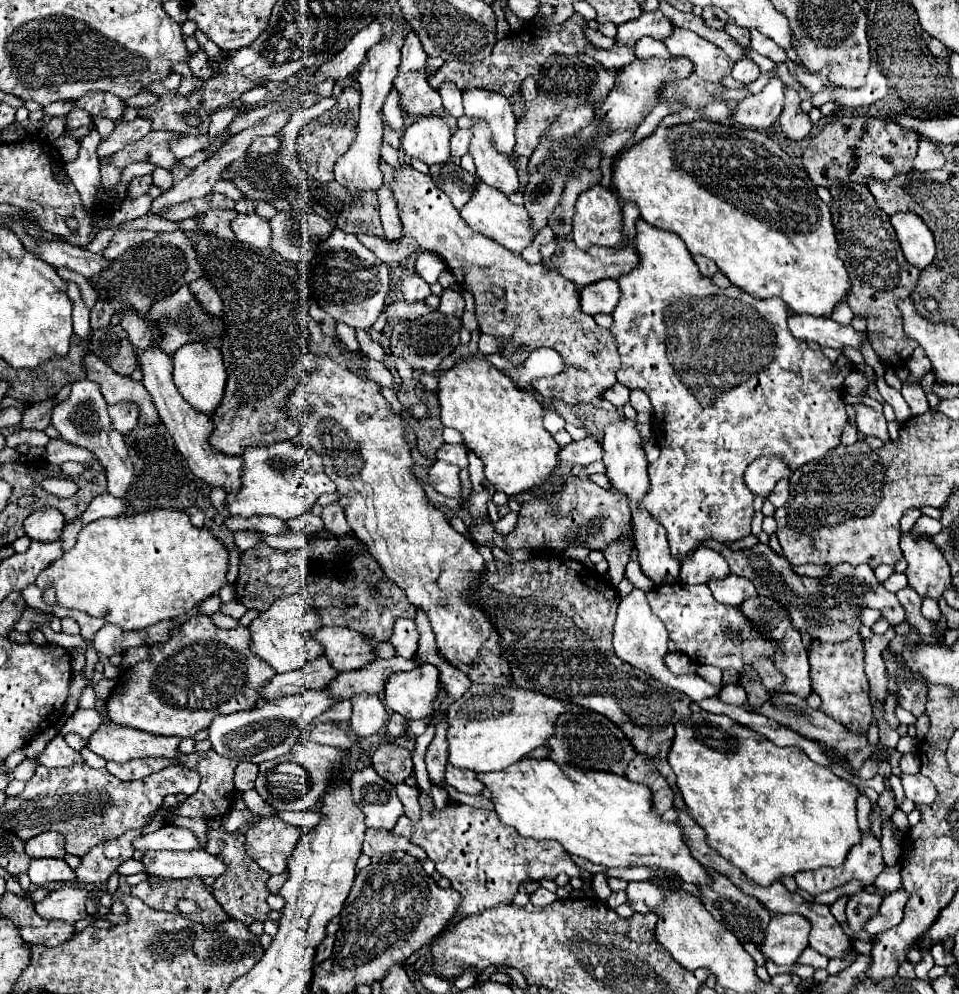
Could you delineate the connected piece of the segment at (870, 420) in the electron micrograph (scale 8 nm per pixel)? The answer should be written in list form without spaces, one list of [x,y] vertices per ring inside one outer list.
[[[855,405],[855,411],[857,411],[857,429],[863,433],[863,435],[873,435],[877,439],[881,439],[883,443],[889,443],[891,437],[889,437],[889,431],[887,431],[887,421],[883,417],[883,413],[879,411],[873,411],[871,407],[865,407],[865,405]]]

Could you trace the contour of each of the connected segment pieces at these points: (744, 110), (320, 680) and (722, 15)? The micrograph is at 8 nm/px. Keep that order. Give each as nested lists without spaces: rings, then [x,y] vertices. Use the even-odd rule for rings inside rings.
[[[775,77],[771,79],[761,93],[751,95],[751,99],[743,99],[735,107],[733,119],[745,127],[753,129],[767,129],[771,127],[783,109],[785,103],[785,83]]]
[[[321,655],[313,661],[307,661],[297,671],[275,675],[271,679],[271,683],[267,683],[267,687],[263,687],[263,697],[279,699],[279,697],[303,693],[303,691],[309,691],[309,689],[327,687],[337,675],[339,675],[339,671],[335,671],[331,667],[331,663],[327,661],[327,657]]]
[[[705,7],[701,17],[703,17],[703,19],[707,21],[707,25],[713,27],[713,29],[723,29],[725,23],[727,23],[727,19],[729,19],[727,13],[725,13],[723,9],[719,9],[719,7]]]

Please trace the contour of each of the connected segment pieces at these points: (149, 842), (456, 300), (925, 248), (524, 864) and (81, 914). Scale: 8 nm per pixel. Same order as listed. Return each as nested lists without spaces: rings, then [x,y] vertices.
[[[167,825],[155,833],[147,833],[139,839],[135,839],[133,847],[143,849],[143,851],[151,851],[151,849],[167,849],[167,851],[195,851],[197,849],[197,851],[205,851],[207,843],[199,841],[195,837],[195,833],[191,833],[189,829]]]
[[[443,289],[439,311],[443,311],[445,315],[463,317],[463,311],[465,311],[465,301],[463,301],[461,293],[455,293],[453,289]]]
[[[897,213],[891,217],[891,225],[897,233],[905,259],[917,269],[929,267],[935,259],[935,241],[923,219],[915,213]]]
[[[419,793],[419,803],[421,819],[409,821],[407,817],[401,817],[393,831],[423,847],[429,859],[435,863],[435,869],[451,881],[455,891],[463,895],[455,917],[449,921],[449,927],[459,923],[463,917],[481,913],[497,903],[513,903],[519,886],[529,877],[535,881],[555,879],[559,873],[579,877],[579,867],[569,859],[557,841],[539,841],[533,837],[527,839],[519,835],[515,827],[503,825],[495,811],[475,809],[461,803],[449,803],[443,809],[435,809],[431,797],[425,793]]]
[[[61,887],[51,891],[41,903],[35,905],[35,911],[45,919],[63,919],[75,923],[79,919],[87,919],[85,903],[89,891],[79,887]]]

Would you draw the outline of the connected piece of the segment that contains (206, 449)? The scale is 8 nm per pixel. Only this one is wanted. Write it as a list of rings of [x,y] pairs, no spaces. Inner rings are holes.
[[[153,347],[153,349],[147,349],[147,351],[139,351],[139,363],[141,363],[141,369],[143,369],[143,385],[151,393],[161,421],[165,423],[167,431],[171,431],[171,437],[173,437],[177,449],[181,451],[181,455],[187,459],[191,471],[199,479],[203,479],[209,487],[221,487],[227,493],[239,493],[241,485],[243,485],[241,483],[243,459],[241,457],[223,455],[223,453],[219,453],[219,451],[209,447],[207,437],[213,431],[211,417],[207,413],[201,413],[201,411],[193,409],[183,399],[183,395],[179,393],[179,389],[175,387],[173,377],[171,377],[171,371],[173,371],[171,357],[165,355],[163,351],[159,351],[157,347]]]

